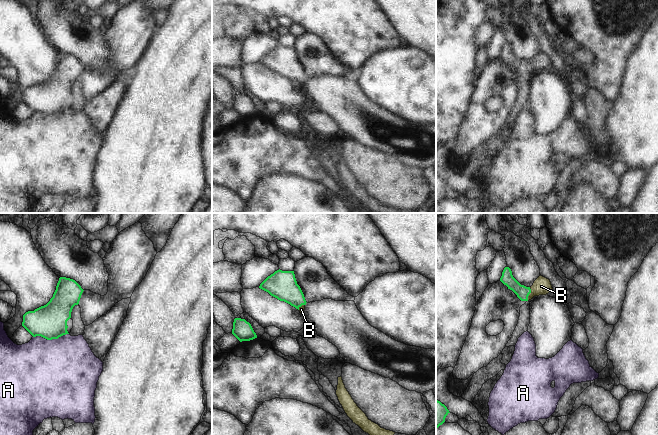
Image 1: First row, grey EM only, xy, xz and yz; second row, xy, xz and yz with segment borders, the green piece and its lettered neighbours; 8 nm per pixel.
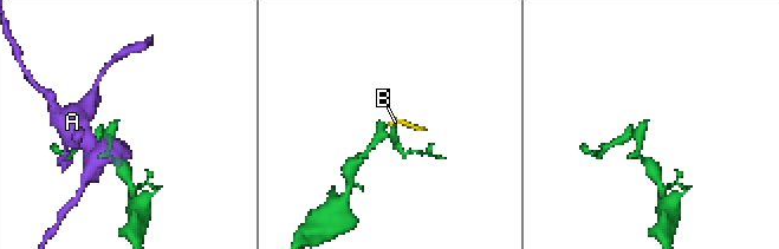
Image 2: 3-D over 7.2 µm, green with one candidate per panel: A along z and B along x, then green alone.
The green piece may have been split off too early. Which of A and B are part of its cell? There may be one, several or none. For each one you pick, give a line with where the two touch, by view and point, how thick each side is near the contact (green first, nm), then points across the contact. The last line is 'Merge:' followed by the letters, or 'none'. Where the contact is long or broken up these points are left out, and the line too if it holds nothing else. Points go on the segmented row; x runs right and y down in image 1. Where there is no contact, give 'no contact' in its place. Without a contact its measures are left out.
B: meets green in yz at (529, 293); 110 nm thick on the green side, 140 nm on the other; runs through yz (522, 292), (529, 293), (541, 286)
Merge: B

